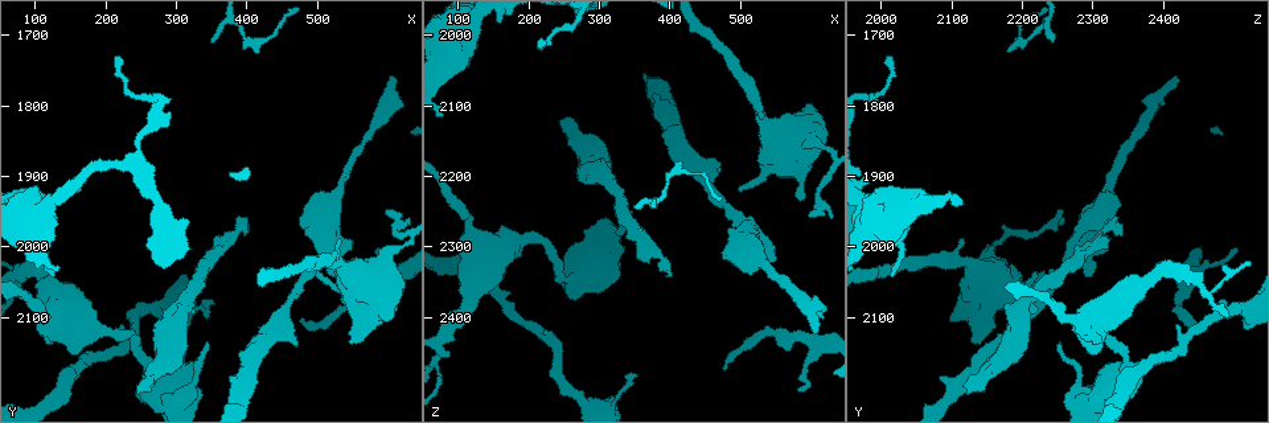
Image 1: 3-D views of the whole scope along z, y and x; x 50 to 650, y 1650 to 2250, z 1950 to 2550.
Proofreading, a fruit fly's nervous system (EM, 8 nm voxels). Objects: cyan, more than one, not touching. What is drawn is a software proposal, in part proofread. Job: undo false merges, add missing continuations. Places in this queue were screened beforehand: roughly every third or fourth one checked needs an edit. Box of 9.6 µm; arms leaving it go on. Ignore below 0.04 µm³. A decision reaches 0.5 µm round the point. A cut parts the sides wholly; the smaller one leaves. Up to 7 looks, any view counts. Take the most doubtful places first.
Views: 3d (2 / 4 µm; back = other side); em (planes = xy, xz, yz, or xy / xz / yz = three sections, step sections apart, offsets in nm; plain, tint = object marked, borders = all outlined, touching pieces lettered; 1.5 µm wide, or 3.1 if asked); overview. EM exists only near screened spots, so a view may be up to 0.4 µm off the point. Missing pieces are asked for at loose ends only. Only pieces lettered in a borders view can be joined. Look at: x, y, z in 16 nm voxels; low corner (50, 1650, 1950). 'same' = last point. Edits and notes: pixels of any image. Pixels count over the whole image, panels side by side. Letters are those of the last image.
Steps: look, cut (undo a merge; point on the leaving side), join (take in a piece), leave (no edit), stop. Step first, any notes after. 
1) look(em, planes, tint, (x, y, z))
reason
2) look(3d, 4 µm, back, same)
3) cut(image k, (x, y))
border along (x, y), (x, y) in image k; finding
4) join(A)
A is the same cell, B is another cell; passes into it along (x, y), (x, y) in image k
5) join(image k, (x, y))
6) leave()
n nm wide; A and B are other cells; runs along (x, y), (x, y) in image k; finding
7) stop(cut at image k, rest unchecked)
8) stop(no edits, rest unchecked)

look(em, planes, borders, (245, 2215, 2120))
an open end

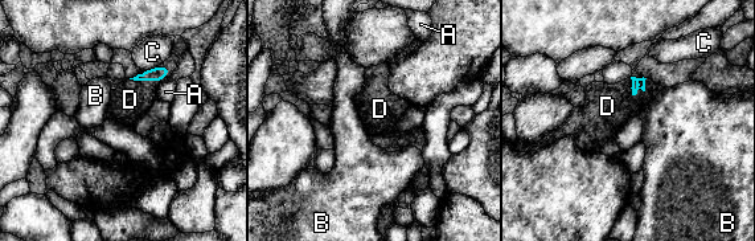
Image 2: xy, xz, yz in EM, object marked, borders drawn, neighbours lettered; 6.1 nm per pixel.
join(D)
D touches over 140 nm; D is the same cell, A, B and C are other cells; passes into it along (635, 86), (632, 93), (607, 106) in image 2; the neuron continues

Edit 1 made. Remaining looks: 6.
look(overview)
see it whole again

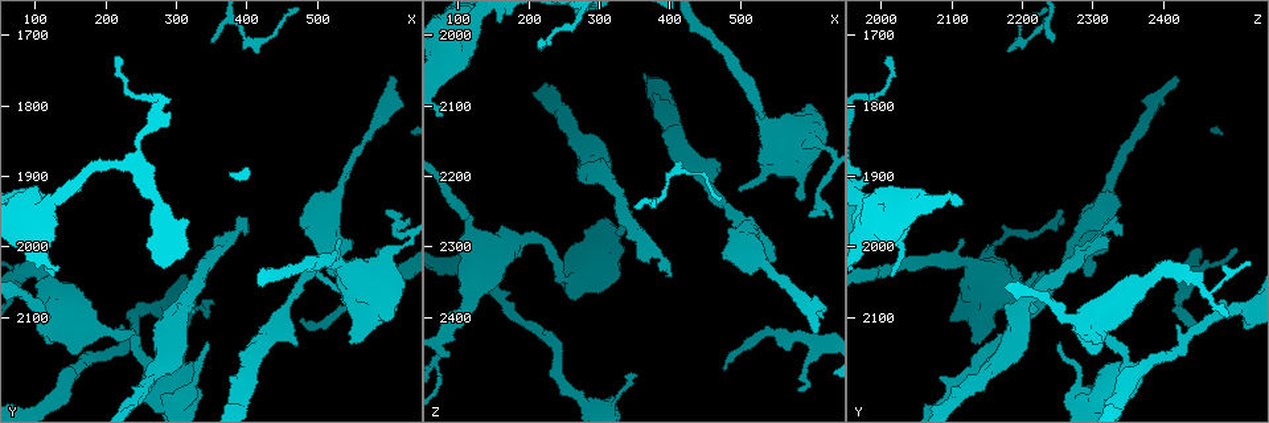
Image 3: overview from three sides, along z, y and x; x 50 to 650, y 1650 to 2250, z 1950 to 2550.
look(3d, 4 µm, (350, 2080, 2485))
tapers out

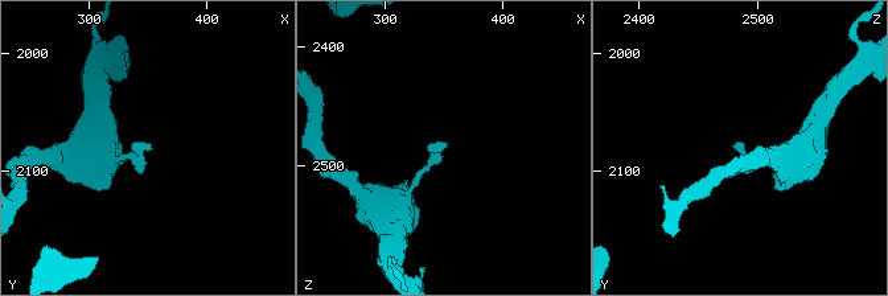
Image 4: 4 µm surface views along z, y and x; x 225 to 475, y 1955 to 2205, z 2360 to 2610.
look(em, planes, plain, (352, 2082, 2484))

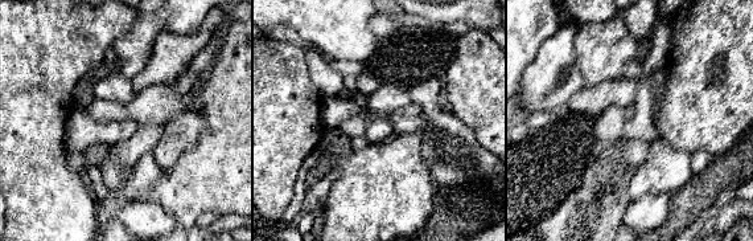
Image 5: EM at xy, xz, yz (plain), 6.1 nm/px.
look(em, planes, borders, same)

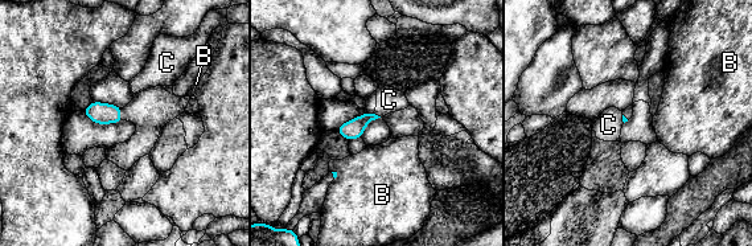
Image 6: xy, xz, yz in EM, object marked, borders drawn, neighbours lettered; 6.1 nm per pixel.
leave()
B and C are other cells; border along (374, 113), (381, 117) in image 6; none of them fits

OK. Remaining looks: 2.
stop(join at image 2, rest unchecked)

